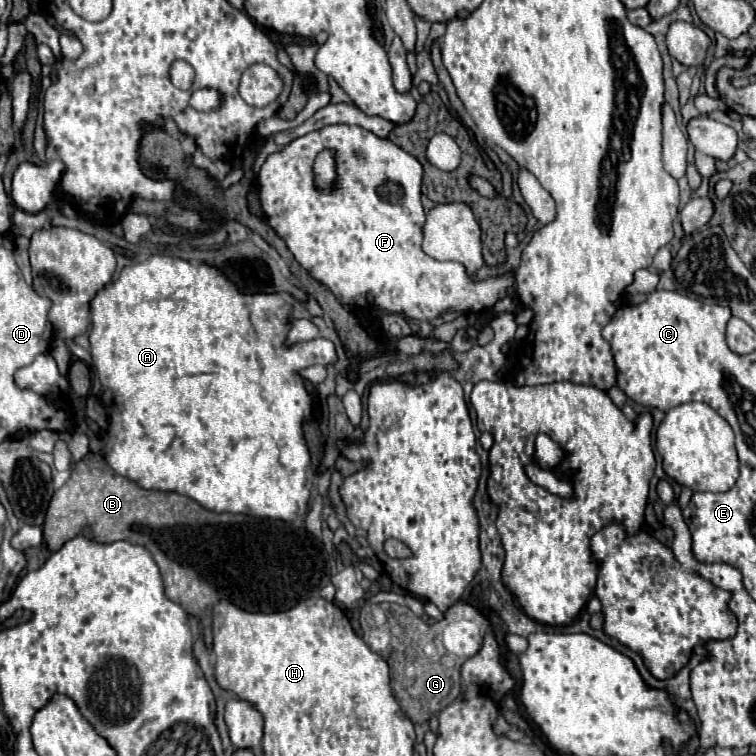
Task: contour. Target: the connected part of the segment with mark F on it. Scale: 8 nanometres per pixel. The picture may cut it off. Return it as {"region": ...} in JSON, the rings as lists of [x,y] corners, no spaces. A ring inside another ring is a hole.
{"region":[[[327,125],[319,131],[311,131],[303,137],[297,137],[293,139],[289,145],[285,145],[281,151],[275,151],[271,153],[265,163],[261,165],[259,169],[259,175],[257,175],[257,181],[259,181],[259,199],[261,199],[261,207],[263,207],[263,214],[267,215],[267,221],[269,225],[277,231],[277,235],[287,243],[289,251],[295,255],[295,259],[299,261],[299,265],[303,269],[307,269],[319,283],[327,285],[333,295],[337,297],[353,297],[355,291],[365,291],[365,293],[371,293],[375,297],[375,303],[385,309],[385,311],[391,311],[391,313],[405,313],[407,317],[411,319],[417,319],[417,321],[433,321],[435,317],[439,317],[441,313],[445,313],[447,309],[455,309],[455,311],[483,311],[487,307],[491,307],[497,299],[505,297],[509,293],[509,287],[513,285],[513,275],[503,275],[503,277],[497,277],[497,279],[487,279],[487,281],[473,281],[467,273],[465,273],[465,267],[457,261],[437,261],[429,255],[423,253],[421,249],[421,227],[423,227],[423,221],[425,221],[425,211],[423,211],[423,205],[421,205],[421,163],[409,155],[407,151],[403,151],[399,145],[391,143],[389,139],[381,139],[377,137],[375,133],[371,131],[365,131],[357,125]],[[325,149],[331,149],[335,153],[335,181],[333,181],[333,187],[331,189],[321,189],[315,185],[315,171],[313,171],[313,163],[315,163],[315,157],[325,151]]]}

